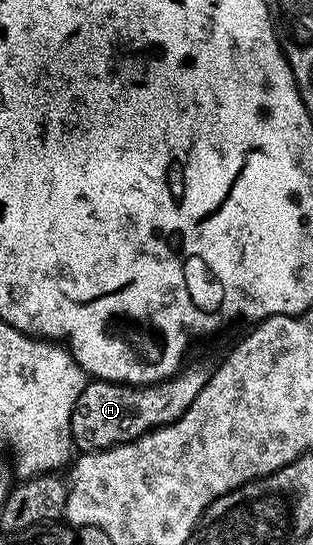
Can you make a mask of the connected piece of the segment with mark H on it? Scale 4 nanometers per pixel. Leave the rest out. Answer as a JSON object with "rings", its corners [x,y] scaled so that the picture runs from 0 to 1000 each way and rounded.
{"rings":[[[604,668],[569,686],[502,705],[364,705],[355,697],[294,695],[272,716],[259,716],[246,745],[233,745],[227,806],[236,820],[256,831],[332,829],[339,822],[425,811],[492,785],[565,774],[565,767],[617,745],[629,723],[642,723],[642,716],[674,699],[671,673]]]}

